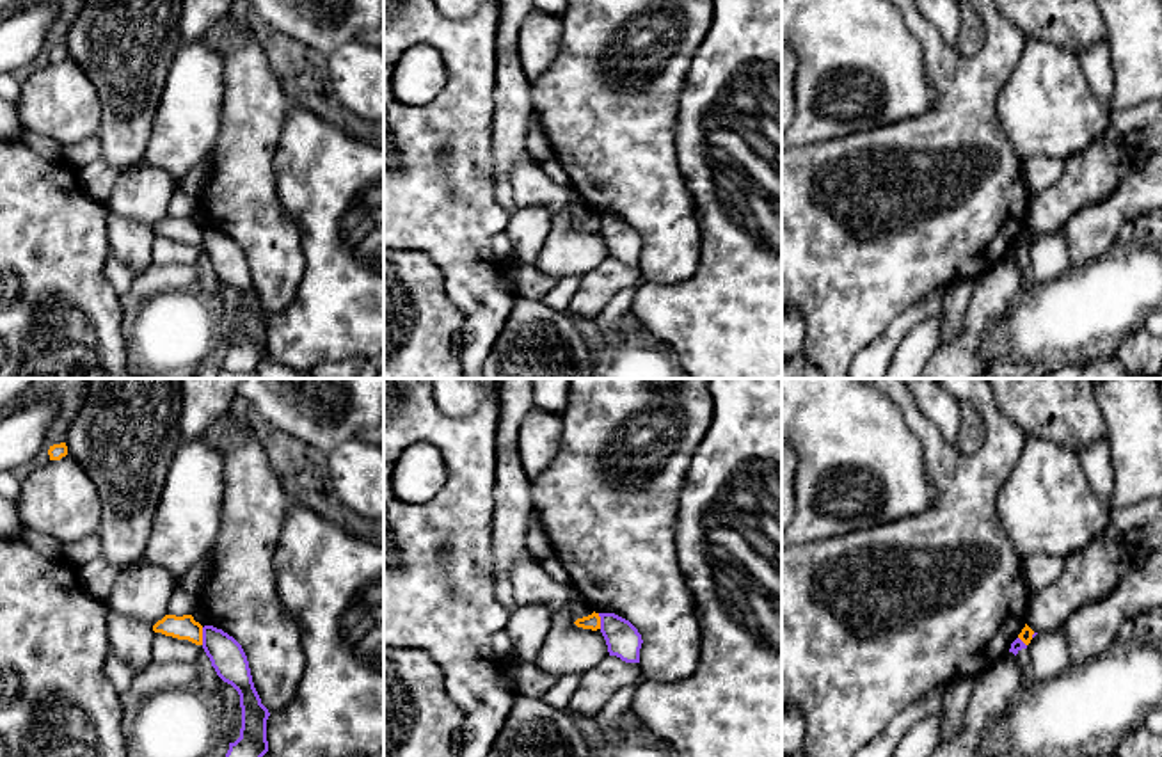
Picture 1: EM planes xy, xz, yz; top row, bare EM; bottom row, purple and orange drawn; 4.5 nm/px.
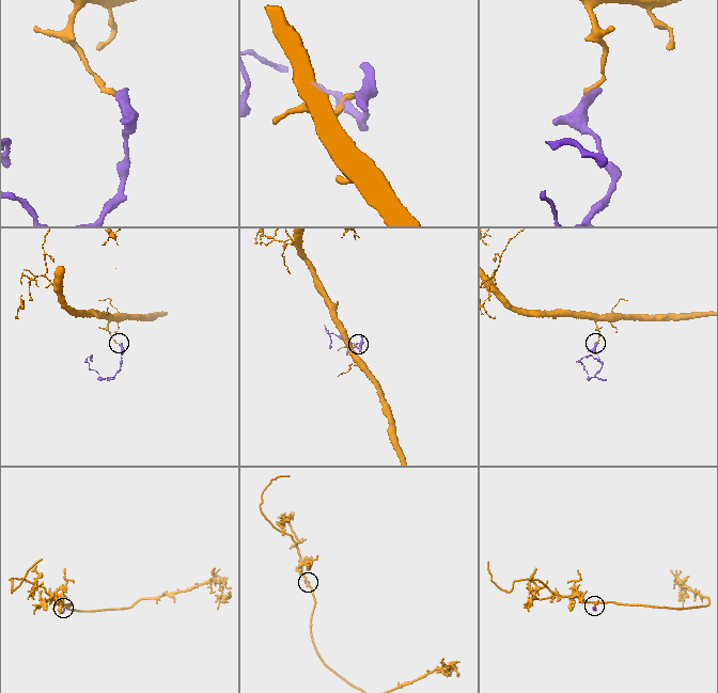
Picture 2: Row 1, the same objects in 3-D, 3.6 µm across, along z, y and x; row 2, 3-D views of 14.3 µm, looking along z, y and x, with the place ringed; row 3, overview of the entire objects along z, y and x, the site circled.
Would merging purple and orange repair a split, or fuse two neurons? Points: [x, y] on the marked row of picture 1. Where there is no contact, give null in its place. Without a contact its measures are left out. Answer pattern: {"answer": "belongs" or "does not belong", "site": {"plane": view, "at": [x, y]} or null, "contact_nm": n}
{"answer": "does not belong", "site": {"plane": "xy", "at": [203, 637]}, "contact_nm": 80}

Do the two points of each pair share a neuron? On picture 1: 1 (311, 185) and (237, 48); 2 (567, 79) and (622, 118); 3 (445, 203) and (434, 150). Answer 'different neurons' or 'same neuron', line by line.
1: different neurons
2: same neuron
3: same neuron

